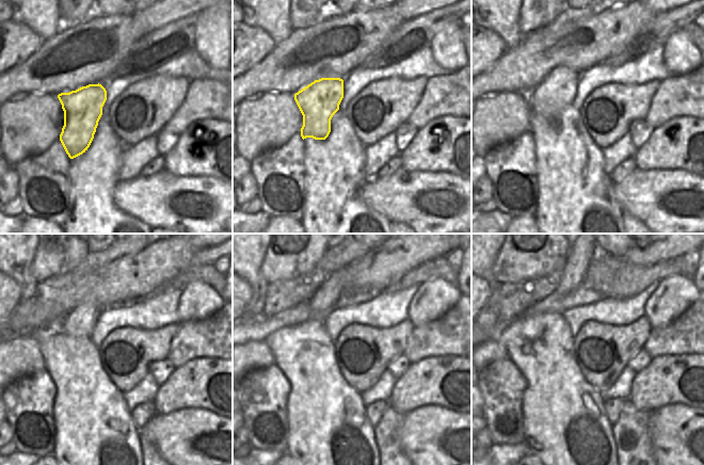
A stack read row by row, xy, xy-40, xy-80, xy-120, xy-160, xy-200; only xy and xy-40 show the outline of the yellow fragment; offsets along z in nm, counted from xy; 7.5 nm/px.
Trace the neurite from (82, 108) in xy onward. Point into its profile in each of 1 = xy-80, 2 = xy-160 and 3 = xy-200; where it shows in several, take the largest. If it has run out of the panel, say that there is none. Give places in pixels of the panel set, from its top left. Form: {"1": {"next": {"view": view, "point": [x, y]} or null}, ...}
{"1": {"next": {"view": "xy-80", "point": [557, 91]}}, "2": {"next": {"view": "xy-160", "point": [329, 292]}}, "3": {"next": {"view": "xy-200", "point": [579, 255]}}}

